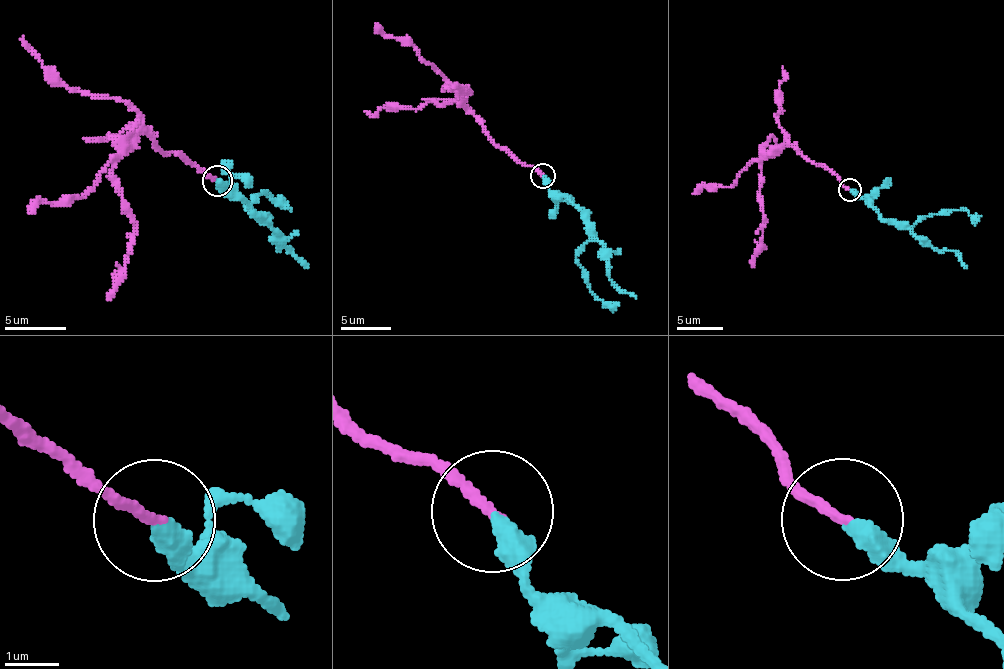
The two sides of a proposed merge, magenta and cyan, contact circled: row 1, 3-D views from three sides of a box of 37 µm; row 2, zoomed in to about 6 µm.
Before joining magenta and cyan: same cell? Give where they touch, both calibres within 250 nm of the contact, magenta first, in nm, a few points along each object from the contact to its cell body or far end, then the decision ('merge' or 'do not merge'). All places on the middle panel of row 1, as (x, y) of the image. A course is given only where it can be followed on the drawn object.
at (542, 175); 180 nm thick on the magenta side, 400 nm on the other; magenta runs (543, 176), (501, 149), (464, 101), (451, 87), (447, 88), (470, 92), (452, 85); cyan runs (543, 176), (543, 183), (562, 194), (581, 213), (589, 241), (576, 257), (587, 287), (597, 297), (619, 305); do not merge

